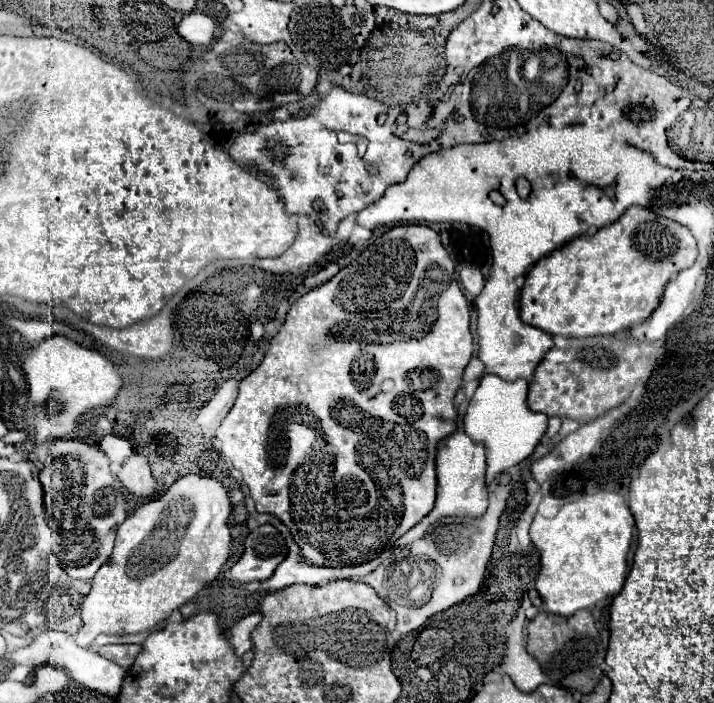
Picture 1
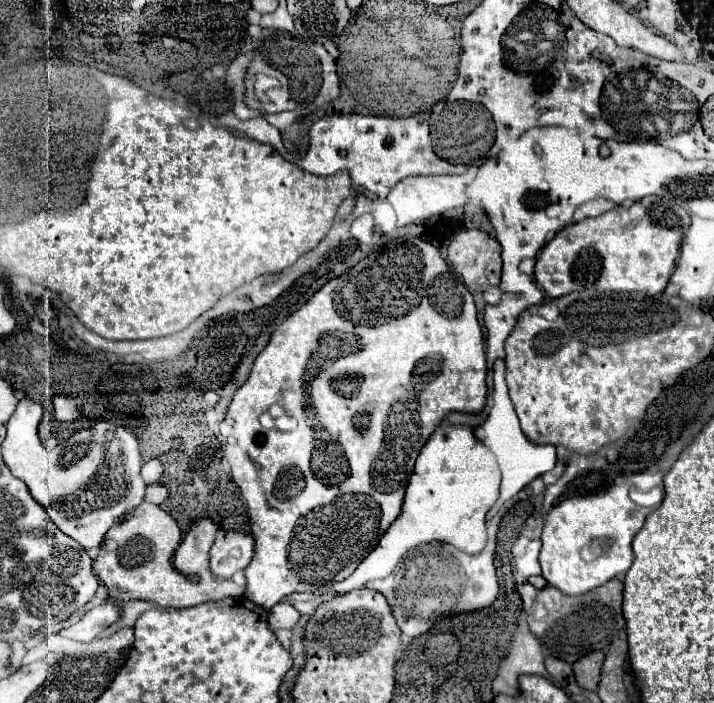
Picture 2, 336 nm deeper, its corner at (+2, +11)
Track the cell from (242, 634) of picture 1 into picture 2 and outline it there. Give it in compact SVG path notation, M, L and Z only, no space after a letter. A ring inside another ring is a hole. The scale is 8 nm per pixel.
M285 601L277 603L269 611L269 619L267 619L267 623L269 623L269 627L273 631L277 631L277 629L291 629L297 621L299 621L299 611L293 605L285 603Z

